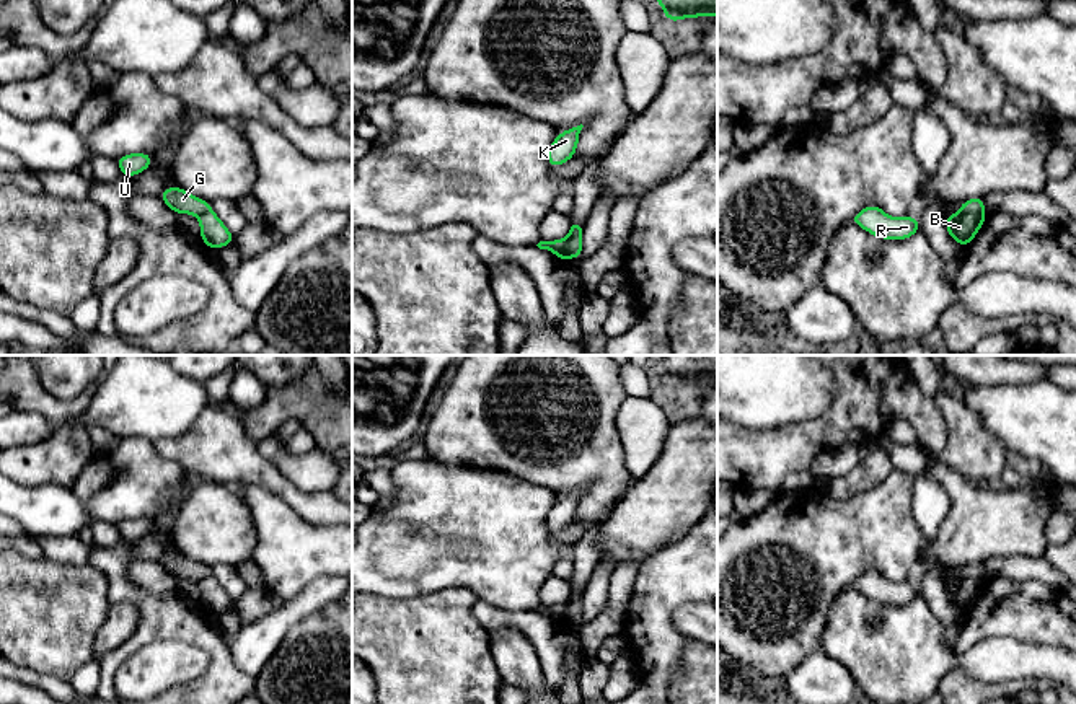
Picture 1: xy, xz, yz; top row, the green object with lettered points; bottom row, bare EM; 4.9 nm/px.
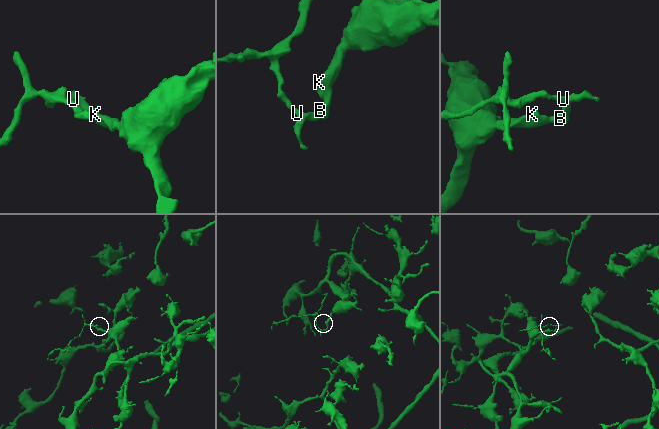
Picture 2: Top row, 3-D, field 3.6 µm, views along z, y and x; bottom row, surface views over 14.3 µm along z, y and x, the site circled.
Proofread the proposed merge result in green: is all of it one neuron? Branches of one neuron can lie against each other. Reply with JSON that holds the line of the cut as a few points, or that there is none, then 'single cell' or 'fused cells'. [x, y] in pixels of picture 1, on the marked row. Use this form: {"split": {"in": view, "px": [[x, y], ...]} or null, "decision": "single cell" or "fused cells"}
{"split": {"in": "yz", "px": [[961, 209], [985, 215]]}, "decision": "fused cells"}

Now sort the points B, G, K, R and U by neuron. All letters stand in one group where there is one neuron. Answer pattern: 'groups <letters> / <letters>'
groups B K R / G U

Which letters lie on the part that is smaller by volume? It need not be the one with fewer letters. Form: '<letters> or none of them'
G, U

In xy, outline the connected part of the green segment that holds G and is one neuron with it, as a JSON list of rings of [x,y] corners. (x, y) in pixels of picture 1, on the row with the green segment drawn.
[[[170,186],[166,187],[160,199],[174,212],[174,213],[189,213],[201,217],[210,209],[210,204],[201,197],[196,197],[184,191],[183,187]]]

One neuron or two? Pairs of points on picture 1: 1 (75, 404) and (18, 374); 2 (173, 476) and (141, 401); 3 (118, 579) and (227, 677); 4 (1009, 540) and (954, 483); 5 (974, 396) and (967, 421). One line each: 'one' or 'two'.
1: one
2: two
3: one
4: one
5: two

